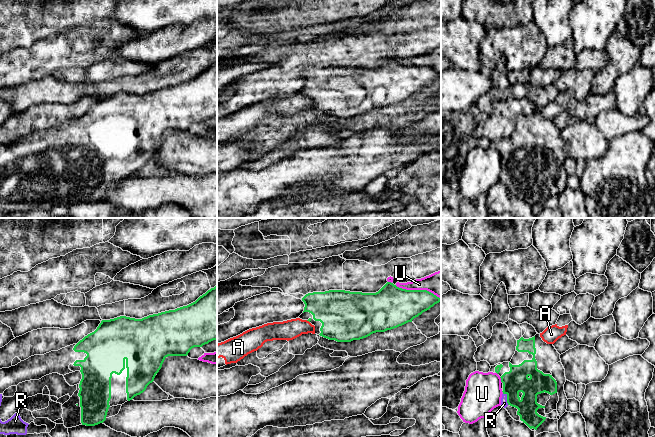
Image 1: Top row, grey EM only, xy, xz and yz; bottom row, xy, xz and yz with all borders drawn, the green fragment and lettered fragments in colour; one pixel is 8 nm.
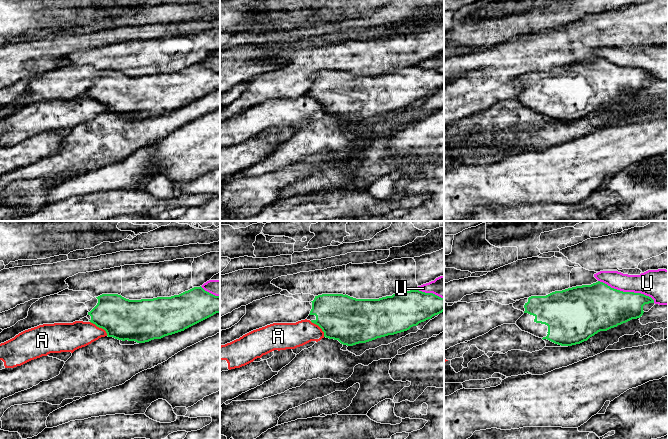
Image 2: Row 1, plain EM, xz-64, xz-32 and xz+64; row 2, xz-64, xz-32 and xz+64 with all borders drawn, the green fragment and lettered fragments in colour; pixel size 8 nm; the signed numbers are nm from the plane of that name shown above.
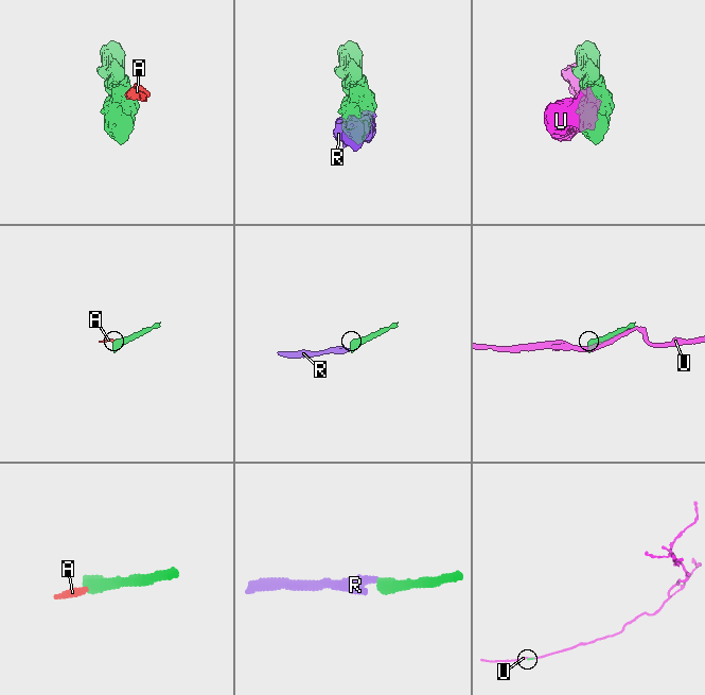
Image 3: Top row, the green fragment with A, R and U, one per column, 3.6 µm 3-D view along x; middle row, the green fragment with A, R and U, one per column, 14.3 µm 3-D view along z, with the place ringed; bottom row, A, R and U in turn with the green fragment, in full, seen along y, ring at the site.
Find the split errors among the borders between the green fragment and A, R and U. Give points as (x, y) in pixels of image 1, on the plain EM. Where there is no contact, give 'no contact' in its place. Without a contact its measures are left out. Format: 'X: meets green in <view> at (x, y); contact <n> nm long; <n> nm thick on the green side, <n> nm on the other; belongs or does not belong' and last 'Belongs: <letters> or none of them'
A: meets green in xz at (308, 96); contact 40 nm long; 20 nm thick on the green side, 160 nm on the other; does not belong
R: meets green in yz at (507, 174); contact 100 nm long; 190 nm thick on the green side, 50 nm on the other; belongs
U: meets green in xz at (418, 66); contact 380 nm long; 320 nm thick on the green side, 200 nm on the other; does not belong
Belongs: R

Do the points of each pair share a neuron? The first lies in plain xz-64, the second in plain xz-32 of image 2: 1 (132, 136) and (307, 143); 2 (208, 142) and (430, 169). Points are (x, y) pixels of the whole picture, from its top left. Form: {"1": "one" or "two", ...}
{"1": "one", "2": "two"}

